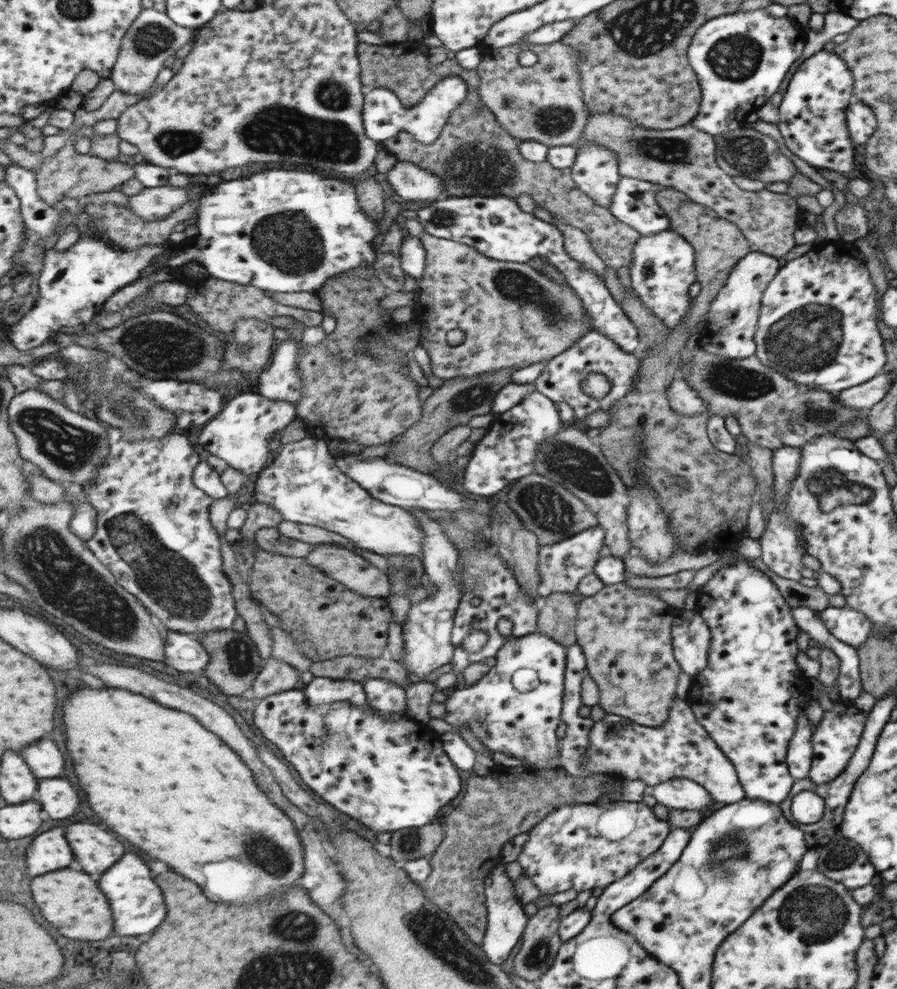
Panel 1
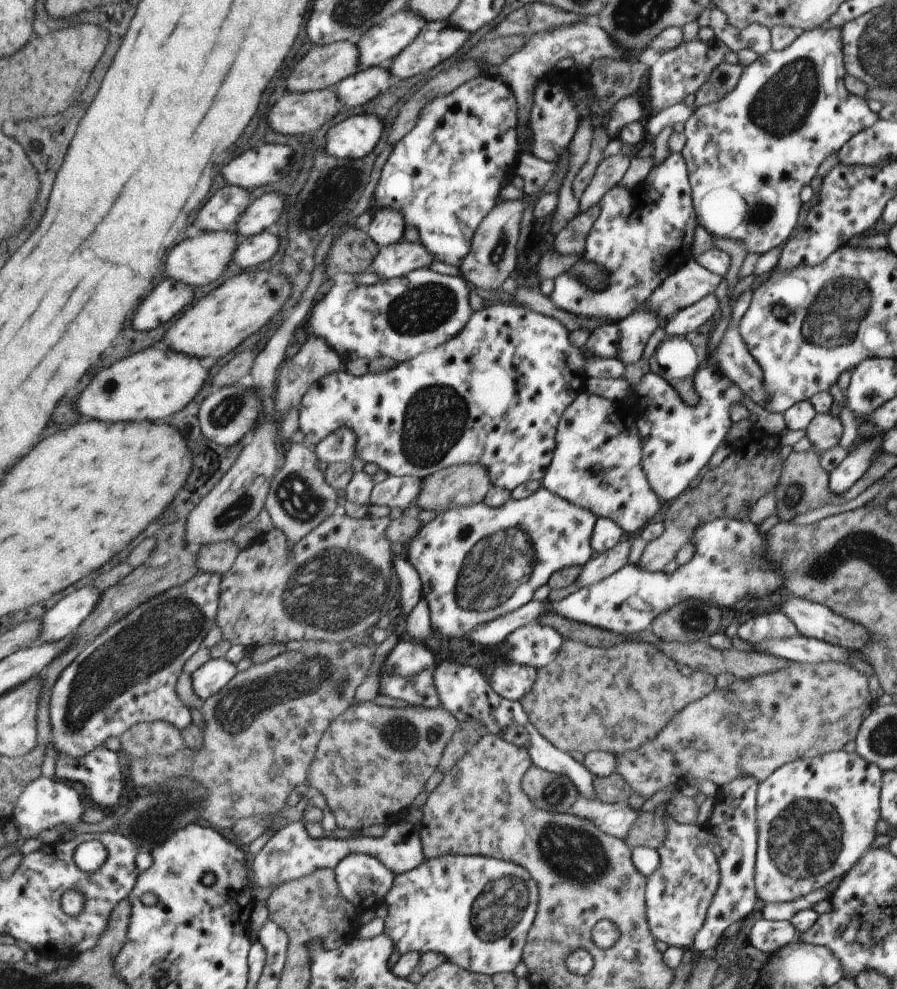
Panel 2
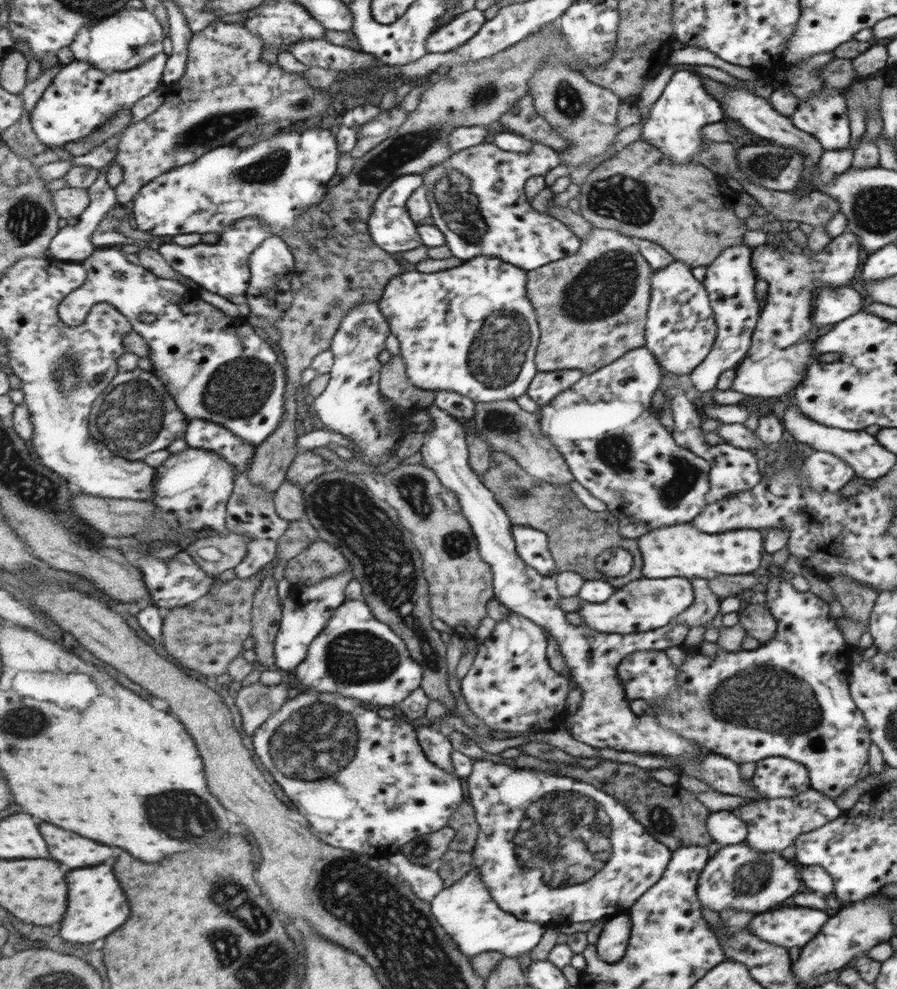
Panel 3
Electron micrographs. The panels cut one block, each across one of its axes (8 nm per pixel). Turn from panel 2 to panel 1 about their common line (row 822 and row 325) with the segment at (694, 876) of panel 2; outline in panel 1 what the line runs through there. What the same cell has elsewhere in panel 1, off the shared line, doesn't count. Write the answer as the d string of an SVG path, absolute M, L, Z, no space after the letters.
M670 228L655 235L641 236L635 245L634 259L629 267L632 288L642 304L645 304L669 329L679 326L691 310L692 298L688 296L688 290L696 282L695 253L690 242Z

